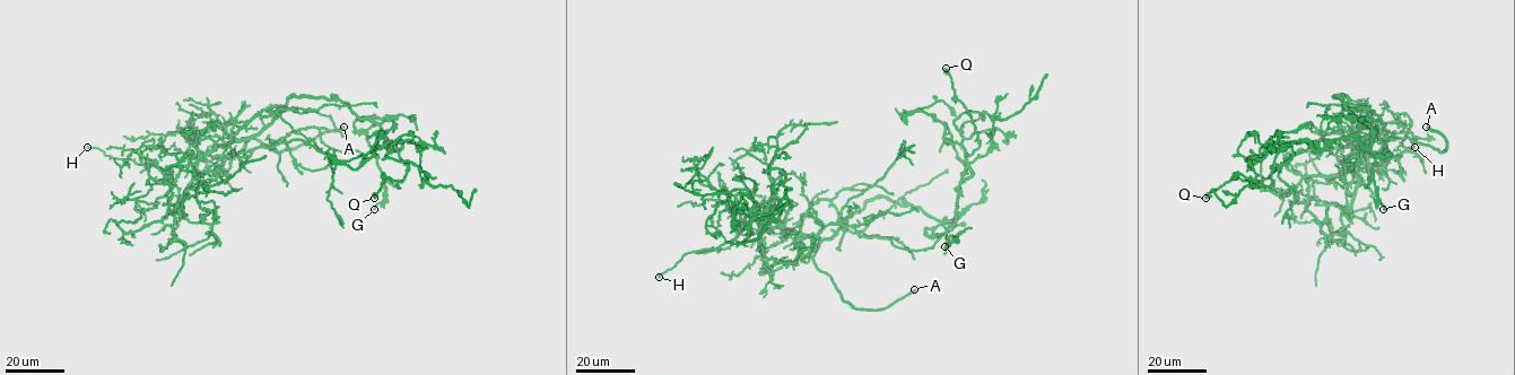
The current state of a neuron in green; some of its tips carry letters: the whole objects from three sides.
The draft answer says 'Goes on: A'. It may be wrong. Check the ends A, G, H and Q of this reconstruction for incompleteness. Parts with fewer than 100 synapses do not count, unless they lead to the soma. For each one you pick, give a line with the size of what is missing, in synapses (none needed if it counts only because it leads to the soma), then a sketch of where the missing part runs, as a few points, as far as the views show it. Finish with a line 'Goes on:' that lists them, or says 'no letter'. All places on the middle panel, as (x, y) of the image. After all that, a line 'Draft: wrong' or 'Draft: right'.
A: course (914, 289), (976, 211)
Goes on: A
Draft: right

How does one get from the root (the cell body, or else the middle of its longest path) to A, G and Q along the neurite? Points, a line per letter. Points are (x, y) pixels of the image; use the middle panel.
A: (868, 202), (820, 243), (815, 264), (830, 277), (842, 298), (856, 308), (886, 308), (914, 289)
G: (868, 202), (886, 197), (919, 207), (940, 220), (956, 219), (946, 236), (956, 238), (945, 246)
Q: (868, 202), (886, 197), (955, 221), (966, 155), (980, 140), (946, 68)

